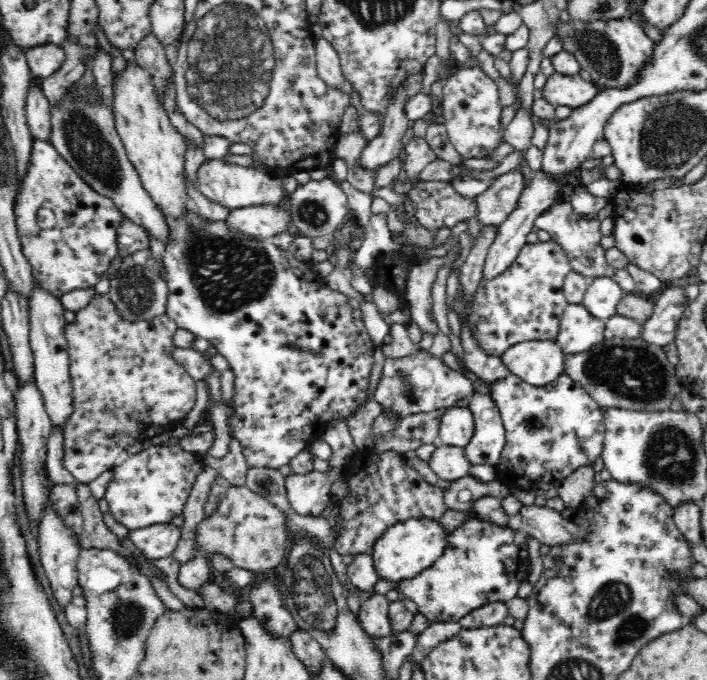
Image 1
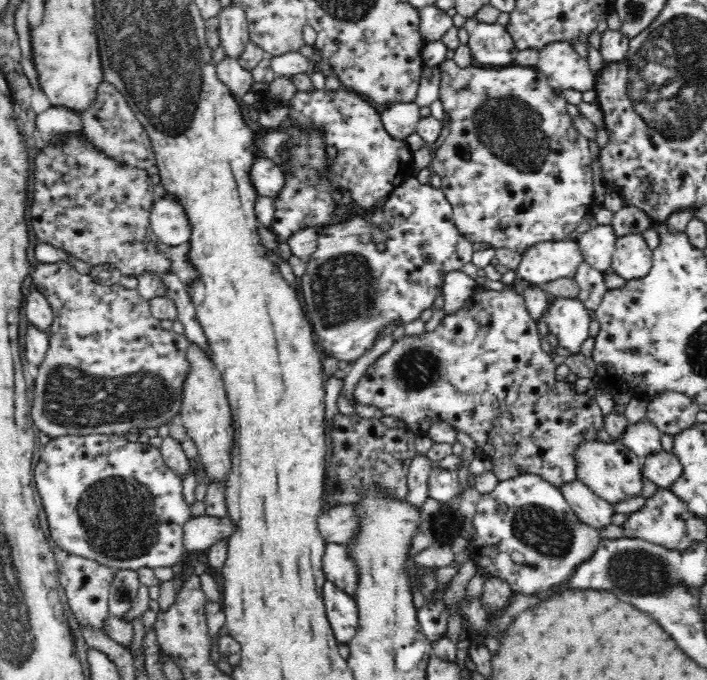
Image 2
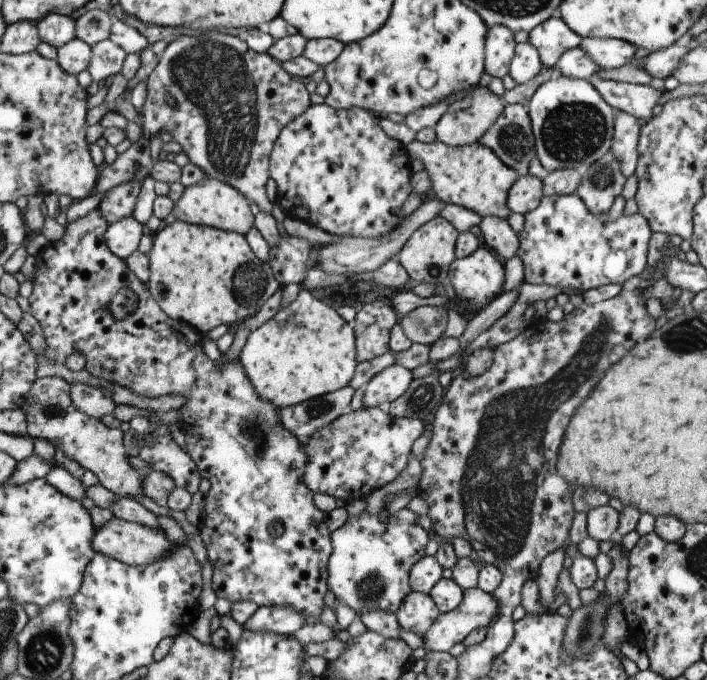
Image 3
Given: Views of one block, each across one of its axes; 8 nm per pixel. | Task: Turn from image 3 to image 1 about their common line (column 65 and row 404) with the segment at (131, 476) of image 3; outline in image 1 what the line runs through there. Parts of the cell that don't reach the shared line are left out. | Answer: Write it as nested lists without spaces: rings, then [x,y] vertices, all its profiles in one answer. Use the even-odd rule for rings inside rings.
[[[424,350],[408,358],[384,359],[380,384],[376,386],[374,400],[380,401],[382,410],[396,411],[400,418],[410,413],[446,410],[456,407],[456,404],[474,392],[474,385],[468,377],[452,371],[442,363],[441,359],[430,357]]]

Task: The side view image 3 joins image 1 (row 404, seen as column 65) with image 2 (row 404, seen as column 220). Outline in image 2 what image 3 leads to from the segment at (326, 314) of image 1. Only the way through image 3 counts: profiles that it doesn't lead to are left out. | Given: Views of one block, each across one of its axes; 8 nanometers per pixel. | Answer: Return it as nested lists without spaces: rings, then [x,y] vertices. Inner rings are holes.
[[[512,285],[501,292],[478,286],[466,298],[464,305],[456,313],[444,316],[433,331],[424,331],[419,335],[404,333],[401,338],[396,339],[391,348],[374,364],[370,364],[368,370],[360,376],[360,380],[354,386],[352,397],[360,404],[379,408],[384,416],[402,419],[402,422],[405,422],[407,428],[412,431],[415,431],[416,428],[427,428],[428,425],[436,421],[450,423],[457,432],[462,432],[472,438],[477,453],[492,461],[492,472],[500,482],[520,475],[538,475],[560,489],[563,484],[575,481],[577,479],[575,452],[578,445],[586,441],[598,440],[598,432],[605,428],[605,417],[600,406],[594,402],[594,397],[586,393],[578,393],[574,388],[574,383],[557,380],[556,369],[558,365],[554,363],[550,350],[546,347],[542,335],[536,328],[537,321],[530,316],[529,310],[525,306],[524,297],[518,295]]]

